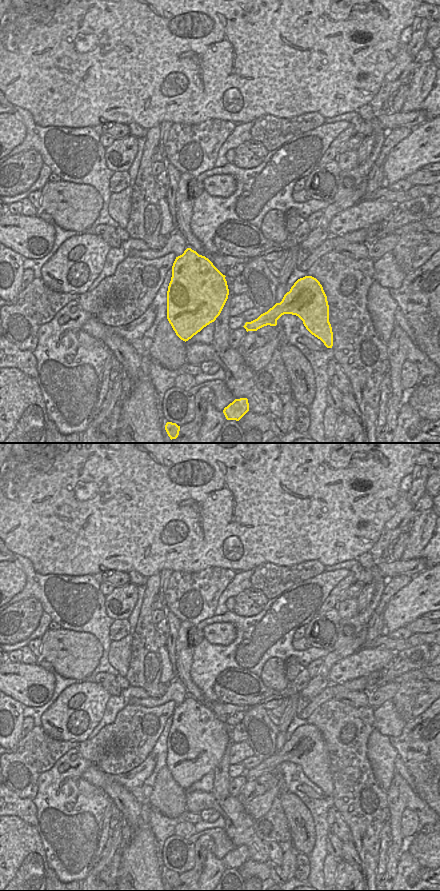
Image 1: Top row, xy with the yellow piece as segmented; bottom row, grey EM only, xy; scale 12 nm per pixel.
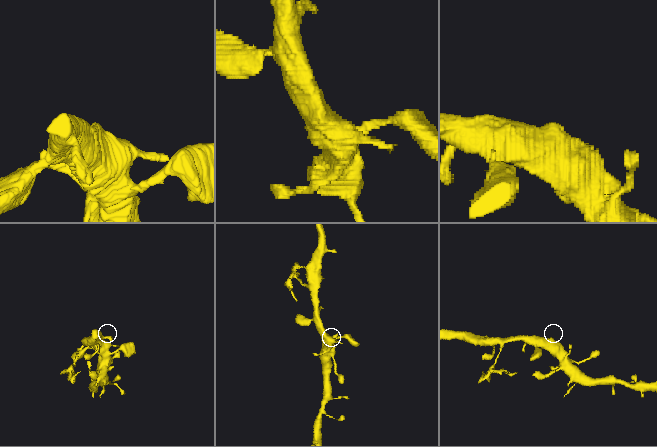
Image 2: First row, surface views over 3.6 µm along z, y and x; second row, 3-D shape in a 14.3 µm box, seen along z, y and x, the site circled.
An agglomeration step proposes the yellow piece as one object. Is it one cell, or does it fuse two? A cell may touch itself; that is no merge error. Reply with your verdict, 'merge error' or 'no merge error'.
no merge error

